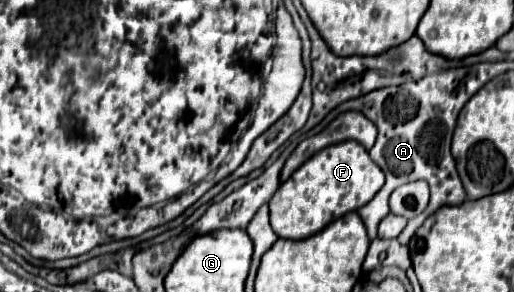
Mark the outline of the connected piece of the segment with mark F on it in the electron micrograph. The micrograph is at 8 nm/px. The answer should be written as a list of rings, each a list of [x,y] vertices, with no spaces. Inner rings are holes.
[[[350,140],[350,142],[340,142],[340,144],[334,144],[334,146],[328,146],[328,148],[320,150],[318,154],[314,154],[310,160],[306,160],[288,178],[288,182],[284,182],[276,190],[276,194],[270,200],[270,222],[272,222],[272,228],[274,228],[274,232],[280,238],[304,240],[304,238],[314,236],[316,232],[320,232],[326,224],[342,218],[348,212],[356,212],[358,208],[368,204],[376,196],[376,192],[382,188],[382,184],[384,184],[384,174],[372,162],[372,158],[368,156],[368,152],[364,150],[362,144]]]

